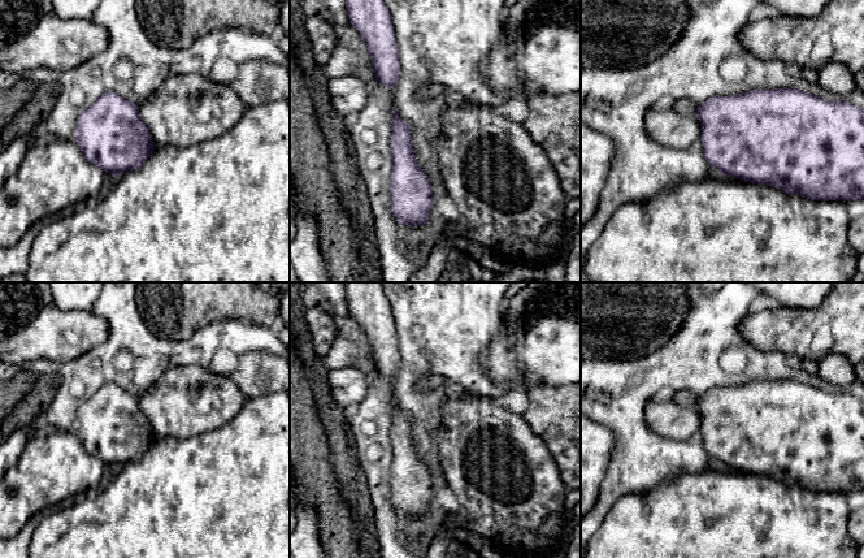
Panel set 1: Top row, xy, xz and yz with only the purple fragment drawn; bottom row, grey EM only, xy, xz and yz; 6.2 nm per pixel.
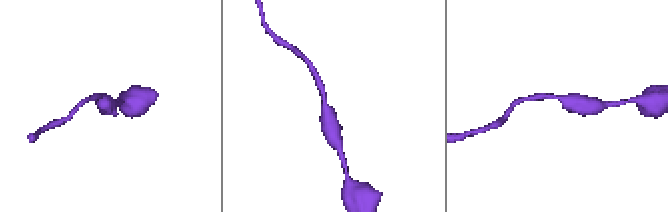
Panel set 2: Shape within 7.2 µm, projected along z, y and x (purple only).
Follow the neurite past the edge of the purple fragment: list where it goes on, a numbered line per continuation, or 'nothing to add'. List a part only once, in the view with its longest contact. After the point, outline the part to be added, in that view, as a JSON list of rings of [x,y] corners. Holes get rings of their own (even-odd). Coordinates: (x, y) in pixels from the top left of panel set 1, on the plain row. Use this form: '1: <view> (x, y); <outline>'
nothing to add

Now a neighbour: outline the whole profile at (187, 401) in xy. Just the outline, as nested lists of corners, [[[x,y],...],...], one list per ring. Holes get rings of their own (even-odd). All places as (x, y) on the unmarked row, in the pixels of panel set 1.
[[[200,364],[169,368],[138,397],[138,405],[156,438],[190,438],[220,428],[243,407],[247,397],[229,376],[214,375]]]

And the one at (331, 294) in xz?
[[[300,282],[301,297],[312,286],[320,295],[317,304],[325,307],[334,317],[338,334],[357,345],[362,362],[356,368],[365,371],[369,343],[360,324],[349,313],[344,282]]]

